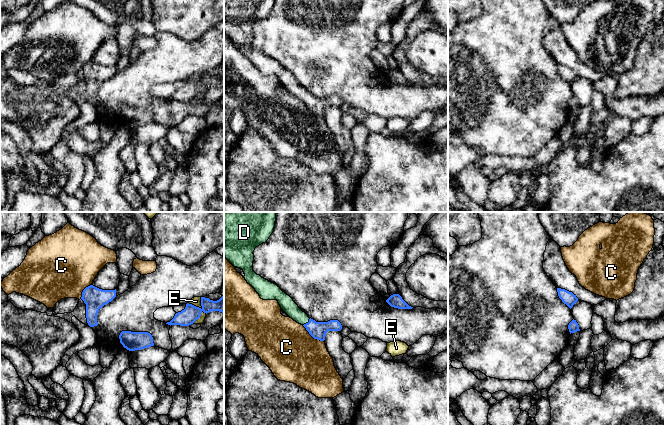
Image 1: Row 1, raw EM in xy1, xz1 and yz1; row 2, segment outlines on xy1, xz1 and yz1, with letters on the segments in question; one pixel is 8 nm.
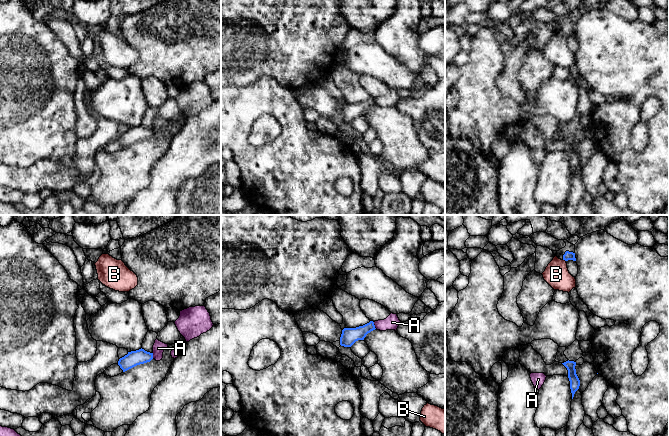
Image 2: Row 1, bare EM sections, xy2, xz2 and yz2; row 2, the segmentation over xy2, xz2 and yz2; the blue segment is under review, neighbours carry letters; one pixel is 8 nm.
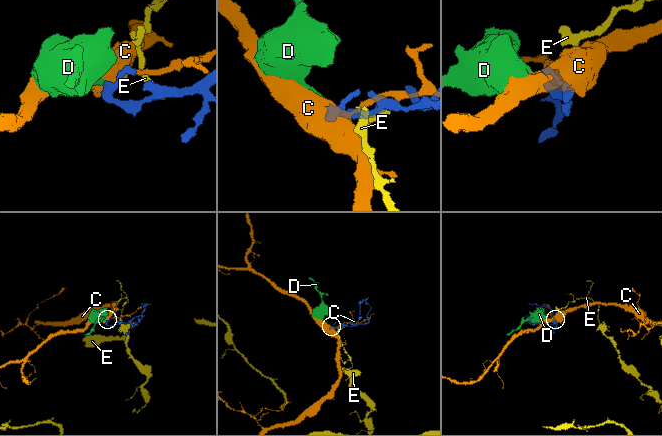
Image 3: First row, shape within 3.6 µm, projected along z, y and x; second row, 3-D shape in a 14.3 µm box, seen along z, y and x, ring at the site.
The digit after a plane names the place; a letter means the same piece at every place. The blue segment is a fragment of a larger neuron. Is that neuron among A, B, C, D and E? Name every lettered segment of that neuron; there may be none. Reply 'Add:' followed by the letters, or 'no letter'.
Add: D

